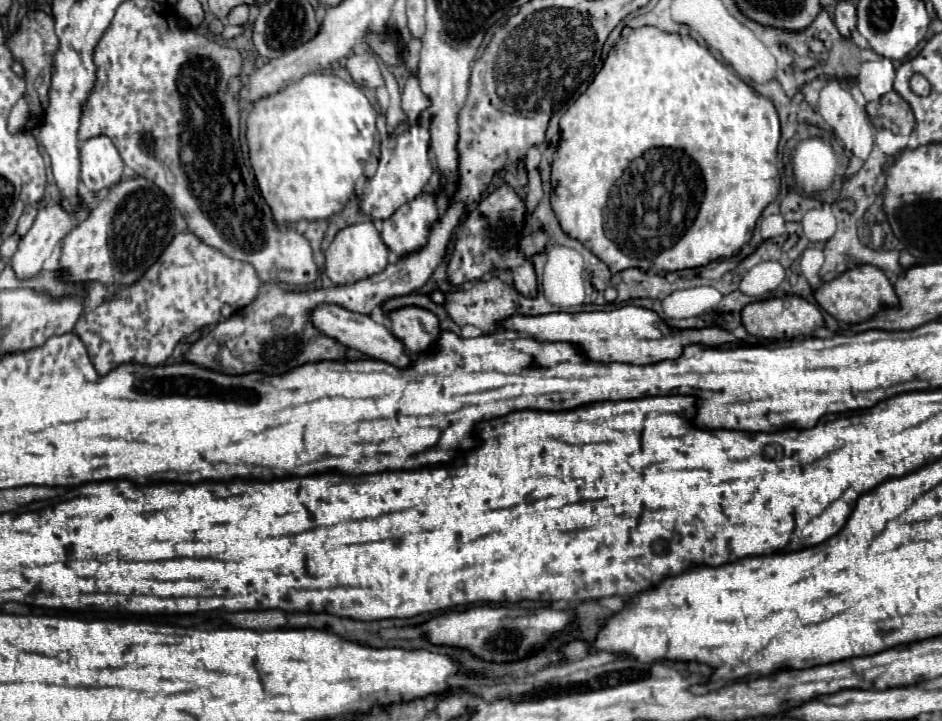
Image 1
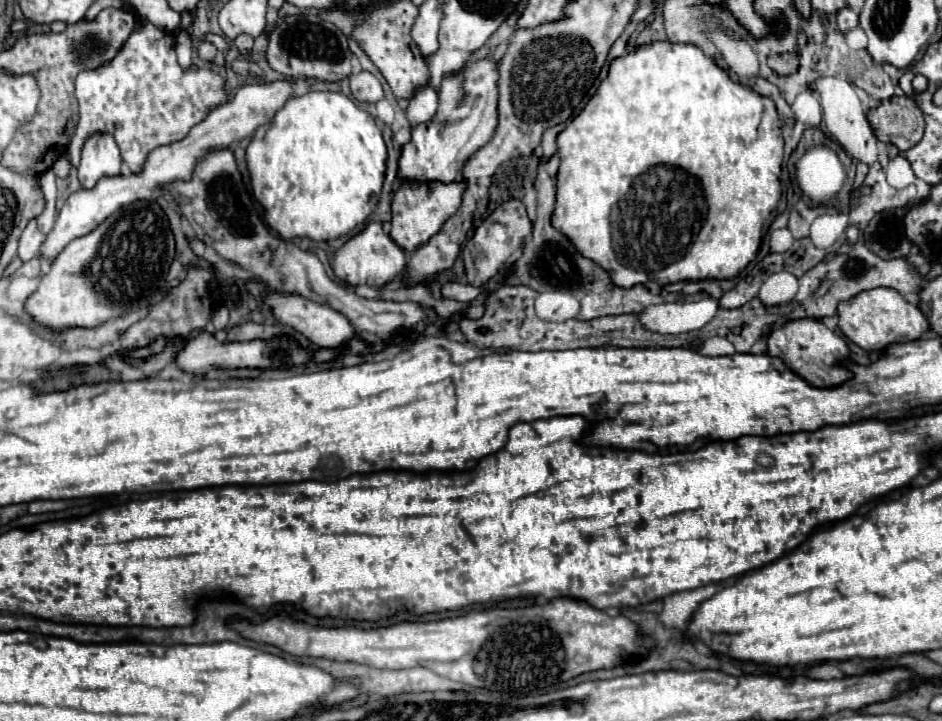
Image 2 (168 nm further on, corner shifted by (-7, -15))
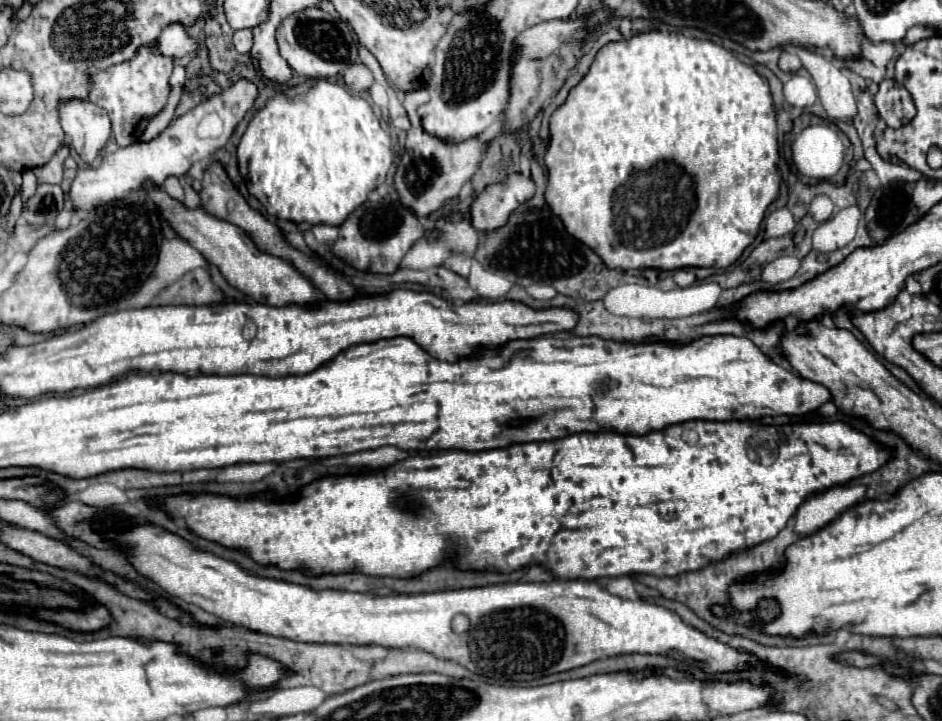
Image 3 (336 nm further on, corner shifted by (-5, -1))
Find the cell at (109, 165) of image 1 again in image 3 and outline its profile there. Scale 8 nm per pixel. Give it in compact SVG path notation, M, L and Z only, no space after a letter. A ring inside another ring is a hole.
M71 98L59 104L59 120L79 156L87 164L93 164L111 136L111 120L107 112L89 100Z

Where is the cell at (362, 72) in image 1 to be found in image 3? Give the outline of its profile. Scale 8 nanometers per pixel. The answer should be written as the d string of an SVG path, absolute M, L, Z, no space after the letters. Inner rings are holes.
M353 64L347 72L345 72L345 86L351 90L351 92L365 92L371 82L373 82L373 74L367 66L363 64Z

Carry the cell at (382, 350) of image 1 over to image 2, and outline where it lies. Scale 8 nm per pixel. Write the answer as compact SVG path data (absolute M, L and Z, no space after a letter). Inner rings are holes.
M267 294L267 302L273 308L273 316L285 324L287 328L299 332L301 336L305 336L307 340L311 340L315 346L319 348L345 348L347 340L355 340L355 336L359 336L359 332L355 330L355 326L347 320L347 316L343 316L341 312L335 312L331 306L325 304L317 304L311 302L307 298L301 296L291 296L291 294Z

